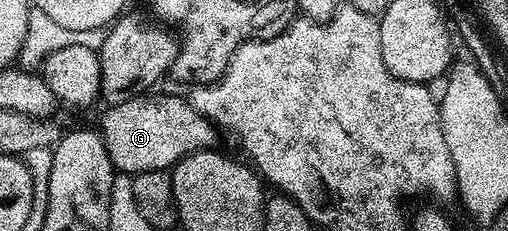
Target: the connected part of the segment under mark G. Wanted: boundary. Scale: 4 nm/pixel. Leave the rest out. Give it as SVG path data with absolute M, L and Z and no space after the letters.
M157 96L154 100L130 98L106 107L99 131L107 146L114 169L121 174L136 174L151 170L169 170L185 156L214 147L218 129L208 116L199 114L188 99L177 96Z

